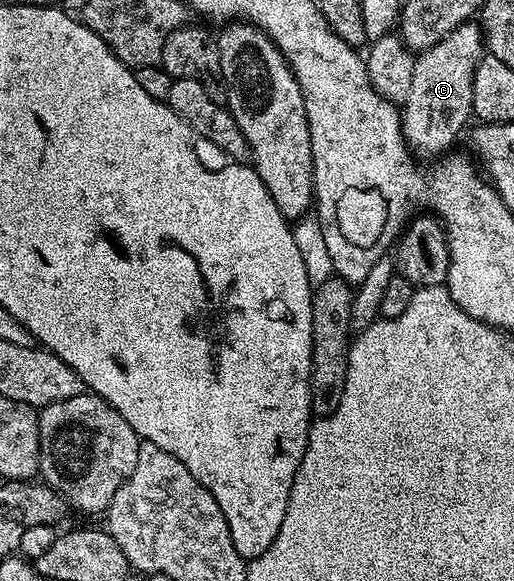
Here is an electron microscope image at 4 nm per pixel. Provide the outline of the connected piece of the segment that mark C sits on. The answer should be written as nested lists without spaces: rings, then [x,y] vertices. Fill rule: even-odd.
[[[468,20],[462,23],[461,26],[457,26],[447,36],[443,36],[443,40],[439,40],[439,44],[435,44],[431,48],[420,51],[416,55],[417,63],[415,64],[415,73],[411,75],[411,93],[407,96],[407,100],[403,103],[403,109],[401,110],[401,131],[405,134],[405,143],[408,144],[410,151],[414,155],[420,156],[420,154],[437,154],[433,156],[441,156],[450,149],[449,146],[457,138],[457,133],[464,128],[465,125],[470,125],[469,118],[473,114],[473,77],[475,76],[475,68],[477,63],[481,61],[483,57],[483,35],[481,33],[480,25],[476,21]]]

